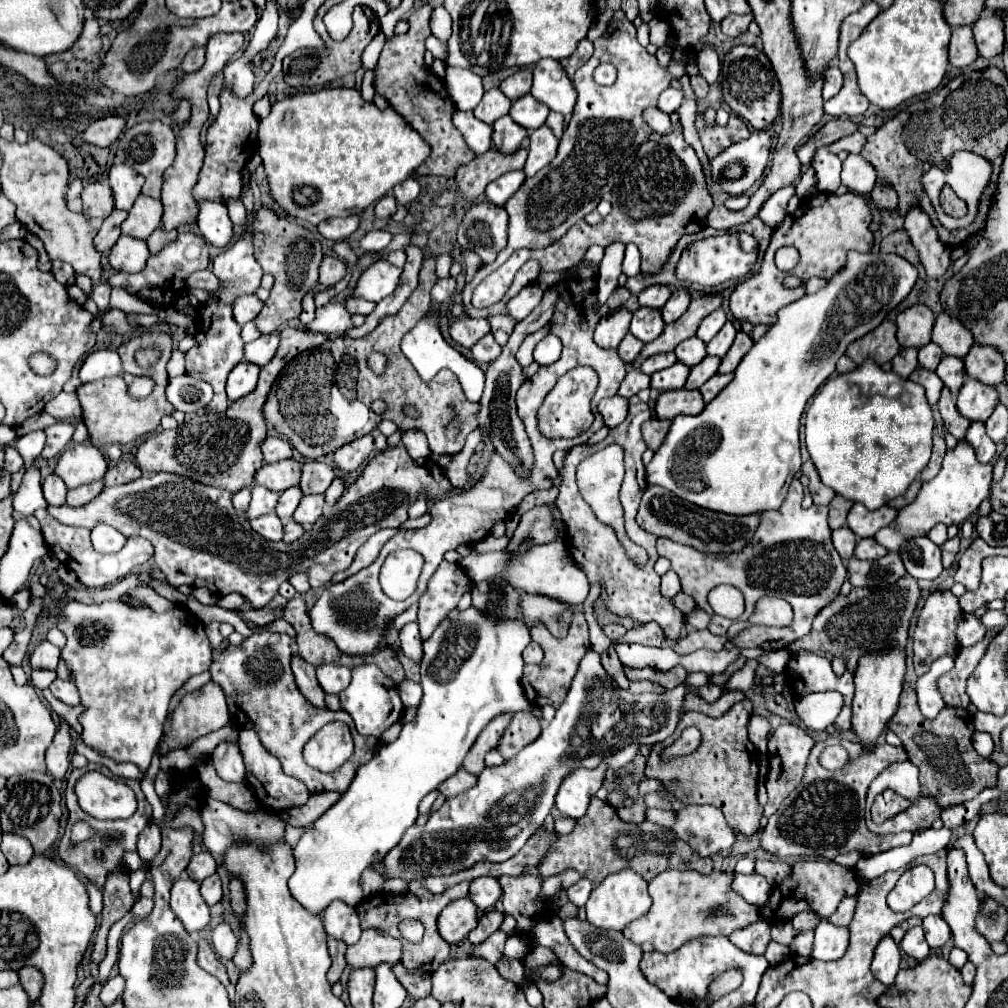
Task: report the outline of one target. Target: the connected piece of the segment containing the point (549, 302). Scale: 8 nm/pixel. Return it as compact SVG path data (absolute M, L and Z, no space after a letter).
M553 285L545 291L543 295L543 301L539 303L539 307L535 307L523 321L519 321L519 325L515 327L515 333L511 333L511 341L503 347L503 353L499 355L499 359L495 359L489 369L487 369L487 381L485 381L485 393L479 401L479 411L477 411L477 421L479 421L479 431L481 431L481 437L491 441L495 451L515 469L515 473L519 477L527 477L533 469L533 449L531 449L531 443L529 443L529 437L525 433L525 425L523 421L519 419L517 415L517 405L515 405L515 393L517 389L523 385L525 381L525 375L523 375L523 369L521 365L515 361L515 353L519 349L519 345L523 343L523 339L529 335L529 333L535 333L539 331L543 325L547 325L553 317L553 309L555 309L555 303L559 299L559 289Z

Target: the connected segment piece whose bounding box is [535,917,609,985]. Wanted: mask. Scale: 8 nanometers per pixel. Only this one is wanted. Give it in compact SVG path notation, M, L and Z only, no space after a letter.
M547 917L535 927L535 943L555 949L555 953L559 953L559 957L563 957L563 965L567 965L573 971L581 971L581 973L593 977L599 985L605 985L609 981L609 977L603 969L595 967L591 961L587 961L585 957L581 957L575 951L575 947L571 945L571 941L563 929L563 921L559 917Z

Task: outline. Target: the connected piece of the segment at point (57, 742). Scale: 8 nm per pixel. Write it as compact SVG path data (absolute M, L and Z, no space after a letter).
M59 719L59 727L55 733L53 743L47 749L45 761L49 773L57 779L63 781L69 769L69 751L71 751L71 727L65 719Z

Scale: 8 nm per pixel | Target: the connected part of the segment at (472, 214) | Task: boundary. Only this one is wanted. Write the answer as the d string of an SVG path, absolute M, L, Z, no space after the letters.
M487 201L471 205L459 225L457 243L475 251L483 263L493 263L507 245L507 211Z

